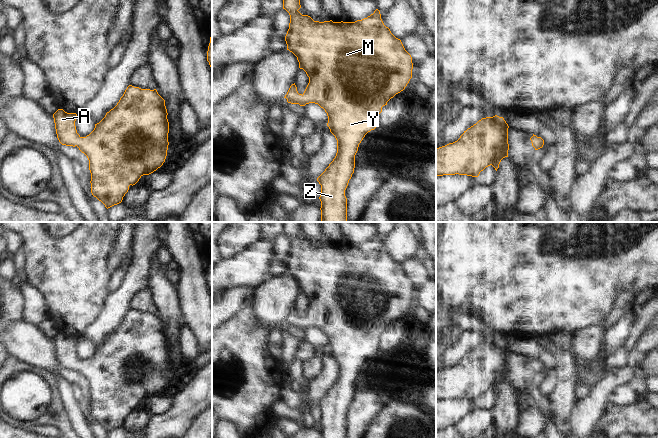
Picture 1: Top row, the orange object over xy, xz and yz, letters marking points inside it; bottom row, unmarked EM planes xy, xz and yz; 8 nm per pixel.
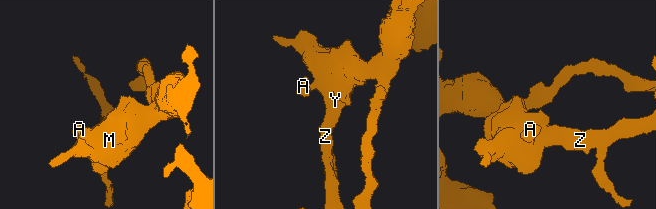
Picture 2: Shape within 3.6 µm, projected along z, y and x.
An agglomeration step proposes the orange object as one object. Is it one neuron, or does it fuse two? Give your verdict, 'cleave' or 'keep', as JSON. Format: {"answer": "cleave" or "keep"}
{"answer": "keep"}

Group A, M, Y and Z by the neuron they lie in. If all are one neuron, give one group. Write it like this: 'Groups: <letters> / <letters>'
Groups: A M Y Z

